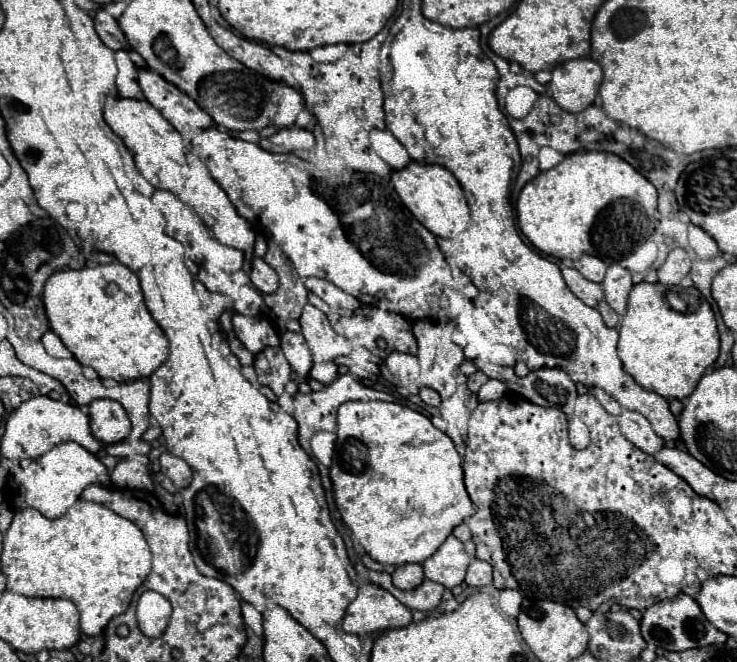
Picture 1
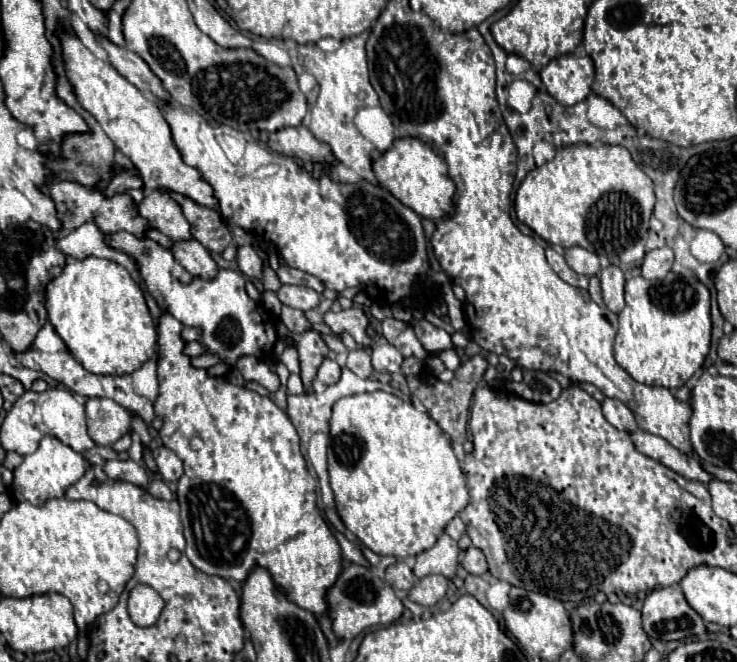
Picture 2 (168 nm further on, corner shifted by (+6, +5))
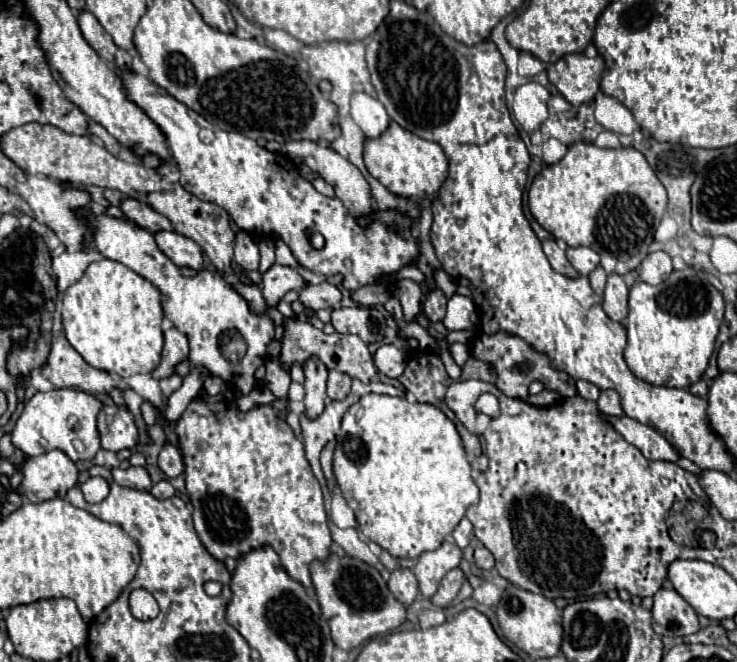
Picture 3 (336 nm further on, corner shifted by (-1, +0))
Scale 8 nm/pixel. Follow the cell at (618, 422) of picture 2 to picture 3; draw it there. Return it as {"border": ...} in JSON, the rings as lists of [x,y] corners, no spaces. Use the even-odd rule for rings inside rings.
{"border":[[[614,389],[600,391],[600,397],[598,397],[596,403],[598,403],[598,409],[602,413],[606,413],[606,415],[616,415],[616,417],[624,415],[622,405],[620,405],[620,397],[618,397],[618,393]]]}

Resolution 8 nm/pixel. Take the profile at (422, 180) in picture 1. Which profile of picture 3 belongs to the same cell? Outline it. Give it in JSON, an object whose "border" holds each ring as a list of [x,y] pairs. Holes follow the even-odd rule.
{"border":[[[394,121],[388,125],[388,129],[382,135],[374,139],[366,139],[364,165],[372,177],[376,177],[386,189],[390,189],[400,197],[434,199],[448,175],[448,159],[442,147],[434,141],[426,141],[410,133],[408,129],[402,129]]]}

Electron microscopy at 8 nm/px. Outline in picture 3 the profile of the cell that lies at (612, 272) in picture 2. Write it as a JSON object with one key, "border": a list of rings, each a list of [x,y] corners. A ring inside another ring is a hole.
{"border":[[[612,273],[608,277],[602,307],[612,321],[622,323],[628,317],[628,287],[626,287],[624,279],[616,273]]]}

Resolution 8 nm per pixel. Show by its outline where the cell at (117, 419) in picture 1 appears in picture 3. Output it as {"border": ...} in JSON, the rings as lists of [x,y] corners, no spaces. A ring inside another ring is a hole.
{"border":[[[106,405],[98,415],[98,431],[102,447],[108,451],[134,449],[138,445],[138,427],[132,413],[124,407]]]}

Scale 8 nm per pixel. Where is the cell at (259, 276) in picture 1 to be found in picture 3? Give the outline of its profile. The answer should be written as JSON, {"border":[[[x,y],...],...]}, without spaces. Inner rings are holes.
{"border":[[[238,231],[234,239],[234,261],[244,269],[244,271],[254,271],[258,269],[260,263],[260,253],[258,245],[246,231]]]}

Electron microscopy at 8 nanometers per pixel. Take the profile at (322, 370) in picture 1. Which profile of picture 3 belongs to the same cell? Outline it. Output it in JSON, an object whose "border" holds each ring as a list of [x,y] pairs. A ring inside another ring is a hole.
{"border":[[[330,371],[328,373],[328,397],[334,401],[342,401],[350,393],[352,379],[346,373],[340,371]]]}

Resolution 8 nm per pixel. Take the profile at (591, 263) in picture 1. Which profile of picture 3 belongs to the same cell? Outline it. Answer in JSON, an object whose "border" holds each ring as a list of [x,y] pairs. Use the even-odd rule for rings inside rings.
{"border":[[[568,247],[566,257],[580,275],[590,275],[600,265],[600,255],[590,247]]]}

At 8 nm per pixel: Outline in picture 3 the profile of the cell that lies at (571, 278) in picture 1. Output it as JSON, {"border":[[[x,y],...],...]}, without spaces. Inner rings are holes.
{"border":[[[544,239],[544,241],[542,241],[542,249],[544,249],[544,253],[546,253],[550,265],[552,265],[558,273],[562,273],[562,275],[566,275],[566,277],[578,277],[578,275],[580,275],[580,273],[570,265],[570,261],[566,259],[566,253],[556,245],[554,239]]]}

